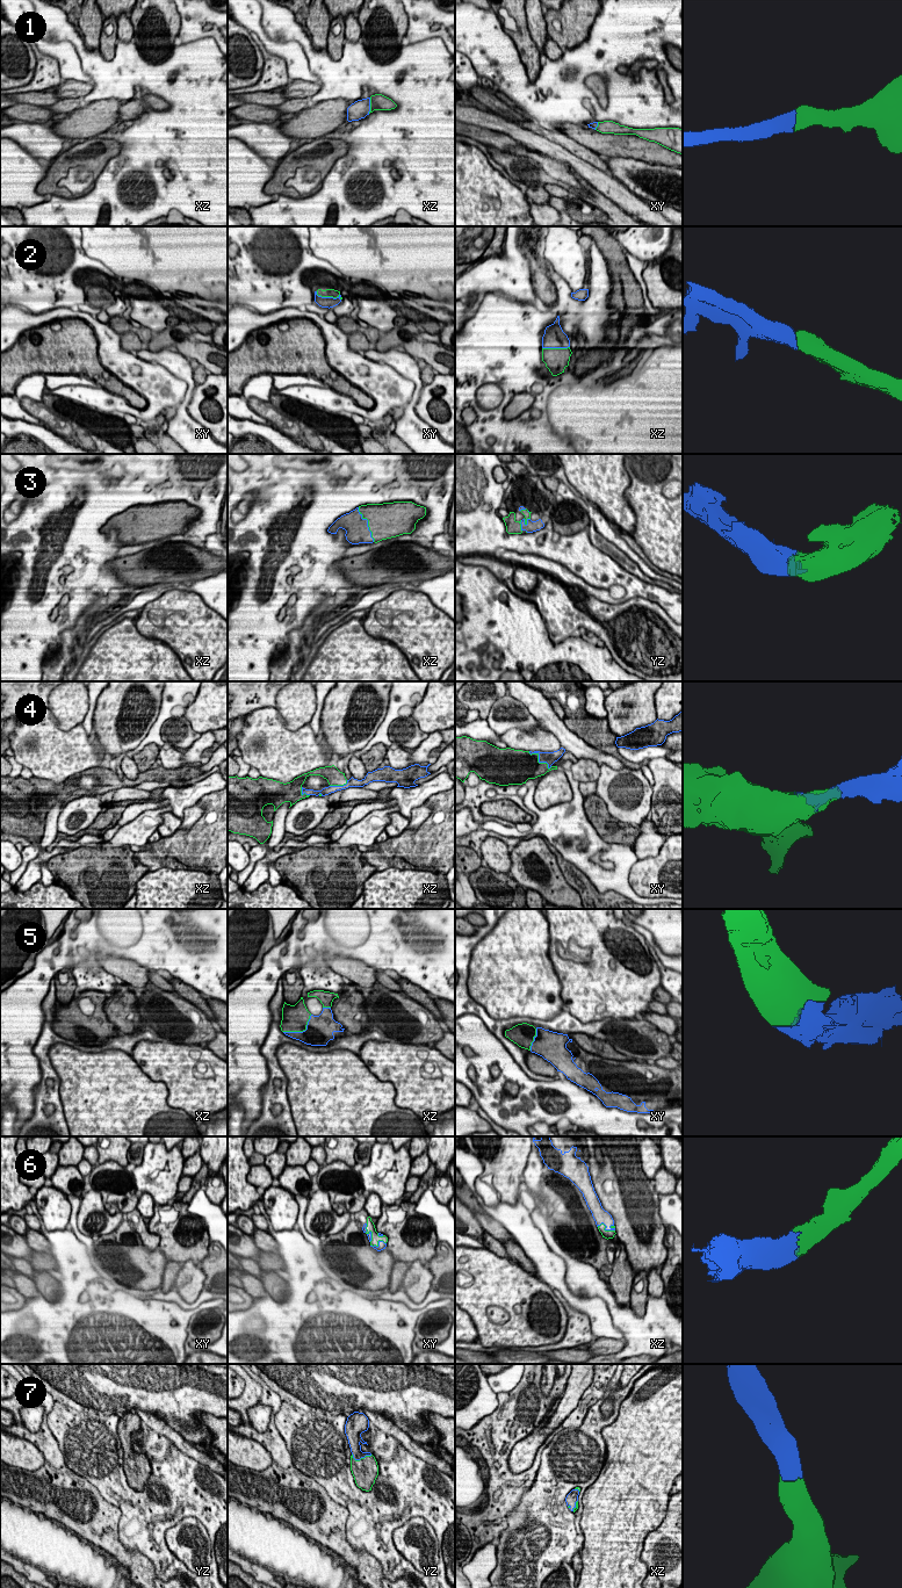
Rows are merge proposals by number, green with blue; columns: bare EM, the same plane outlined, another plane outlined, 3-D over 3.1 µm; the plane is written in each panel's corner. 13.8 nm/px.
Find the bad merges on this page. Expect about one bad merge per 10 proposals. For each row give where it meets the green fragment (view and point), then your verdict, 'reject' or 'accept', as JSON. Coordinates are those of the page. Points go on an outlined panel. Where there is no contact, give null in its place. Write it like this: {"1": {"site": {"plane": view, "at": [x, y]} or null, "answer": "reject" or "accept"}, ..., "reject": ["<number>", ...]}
{"1": {"site": {"plane": "xz", "at": [370, 106]}, "answer": "accept"}, "2": {"site": {"plane": "xy", "at": [327, 296]}, "answer": "accept"}, "3": {"site": {"plane": "xz", "at": [368, 524]}, "answer": "accept"}, "4": {"site": {"plane": "xy", "at": [538, 760]}, "answer": "accept"}, "5": {"site": {"plane": "xz", "at": [301, 1031]}, "answer": "accept"}, "6": {"site": {"plane": "xz", "at": [605, 1227]}, "answer": "accept"}, "7": {"site": {"plane": "yz", "at": [361, 1458]}, "answer": "accept"}, "reject": []}

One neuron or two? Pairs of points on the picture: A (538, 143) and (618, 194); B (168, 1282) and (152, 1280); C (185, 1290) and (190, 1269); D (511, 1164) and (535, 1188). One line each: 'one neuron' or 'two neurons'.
A: one neuron
B: two neurons
C: one neuron
D: two neurons

